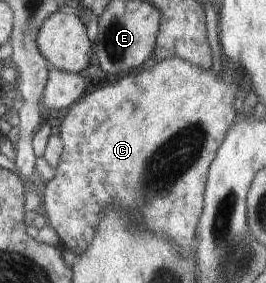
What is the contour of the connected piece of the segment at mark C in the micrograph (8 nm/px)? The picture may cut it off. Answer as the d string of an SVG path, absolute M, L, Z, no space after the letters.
M173 57L155 63L149 70L139 70L131 72L131 74L118 76L115 84L103 86L91 92L91 94L87 94L85 98L80 98L75 104L70 106L65 112L65 120L63 120L60 126L59 136L62 138L63 152L55 170L55 176L51 182L46 184L43 194L47 224L55 230L63 247L69 248L76 255L84 253L89 244L91 244L91 240L95 238L100 219L102 218L102 211L104 209L115 209L121 215L125 214L124 218L127 218L125 222L129 222L129 228L139 228L139 230L145 230L145 232L152 233L157 237L166 237L183 253L187 255L192 254L192 251L197 246L196 226L202 215L208 168L215 160L215 155L221 143L225 140L228 130L236 121L238 104L235 99L239 90L237 89L237 84L230 83L228 79L229 77L227 76L223 79L217 78L212 68L206 71L183 59Z

